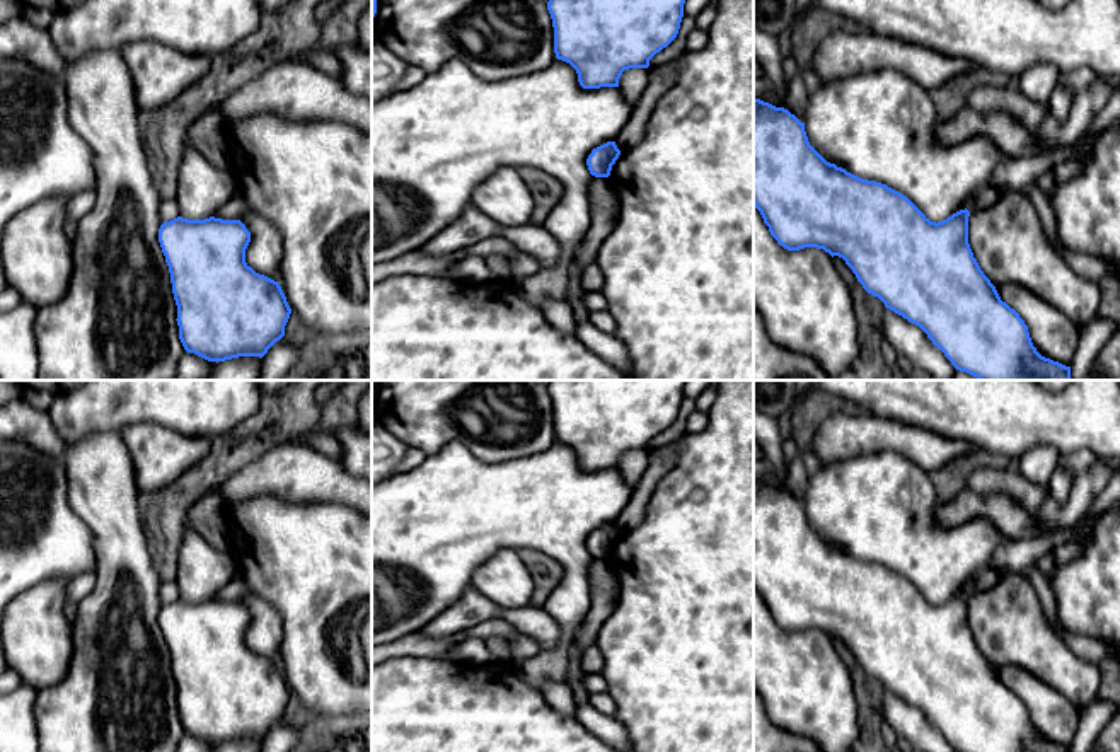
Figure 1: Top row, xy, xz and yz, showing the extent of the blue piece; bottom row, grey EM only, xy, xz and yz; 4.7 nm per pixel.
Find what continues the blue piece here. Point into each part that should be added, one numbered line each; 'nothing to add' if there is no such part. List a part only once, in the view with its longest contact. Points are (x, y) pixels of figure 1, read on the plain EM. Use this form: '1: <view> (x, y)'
nothing to add

